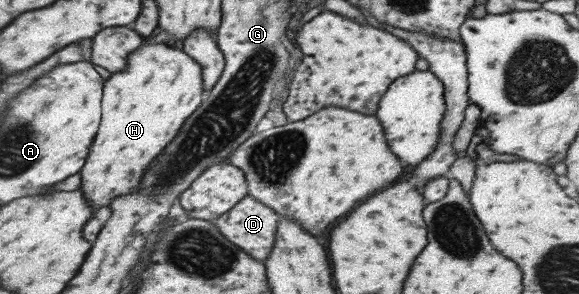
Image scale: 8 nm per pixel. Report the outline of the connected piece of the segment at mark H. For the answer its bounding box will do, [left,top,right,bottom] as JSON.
[79,35,205,213]

